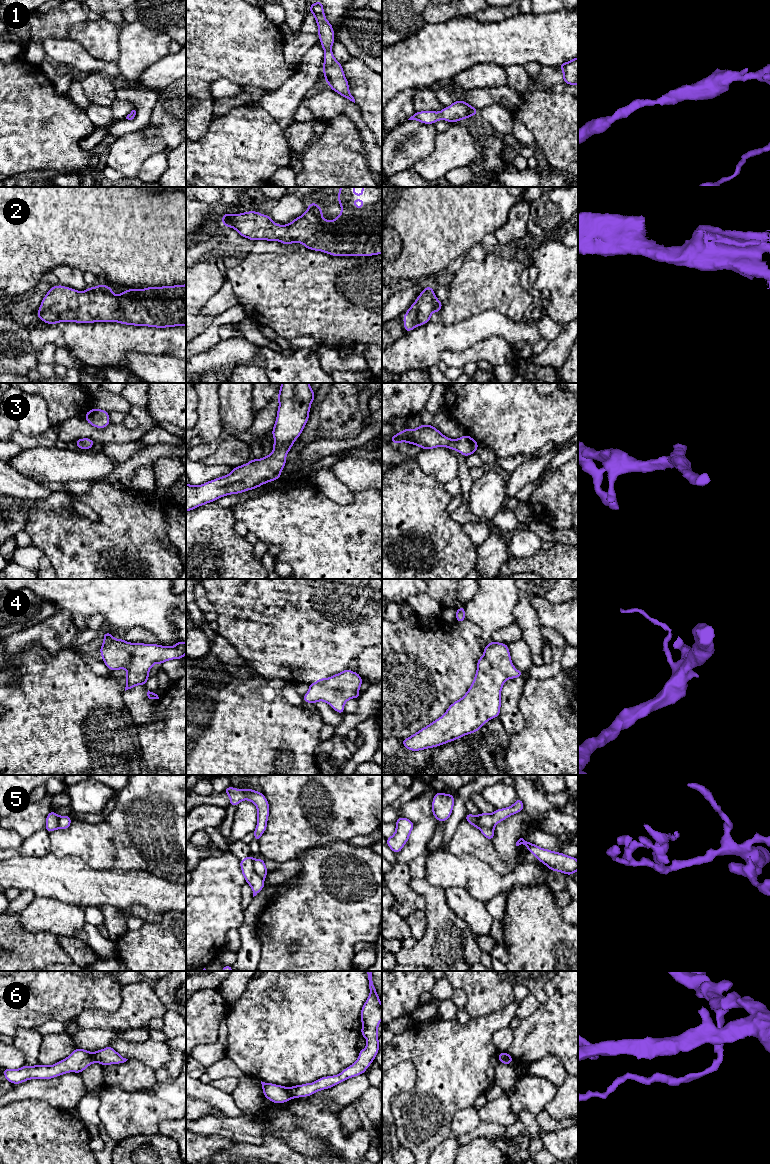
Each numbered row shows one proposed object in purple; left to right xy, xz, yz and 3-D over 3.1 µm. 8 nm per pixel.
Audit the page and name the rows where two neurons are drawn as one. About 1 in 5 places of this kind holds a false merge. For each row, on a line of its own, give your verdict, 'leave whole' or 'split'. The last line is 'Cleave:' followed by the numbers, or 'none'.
1: leave whole
2: leave whole
3: leave whole
4: leave whole
5: split
6: split
Cleave: 5, 6

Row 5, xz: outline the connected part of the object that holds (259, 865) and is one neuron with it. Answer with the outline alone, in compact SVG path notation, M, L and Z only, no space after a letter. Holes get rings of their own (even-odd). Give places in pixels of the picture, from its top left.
M255 859L253 867L257 874L264 880L268 873L264 859Z

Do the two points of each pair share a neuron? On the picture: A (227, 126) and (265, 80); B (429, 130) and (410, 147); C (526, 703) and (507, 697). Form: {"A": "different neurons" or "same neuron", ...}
{"A": "different neurons", "B": "same neuron", "C": "different neurons"}

